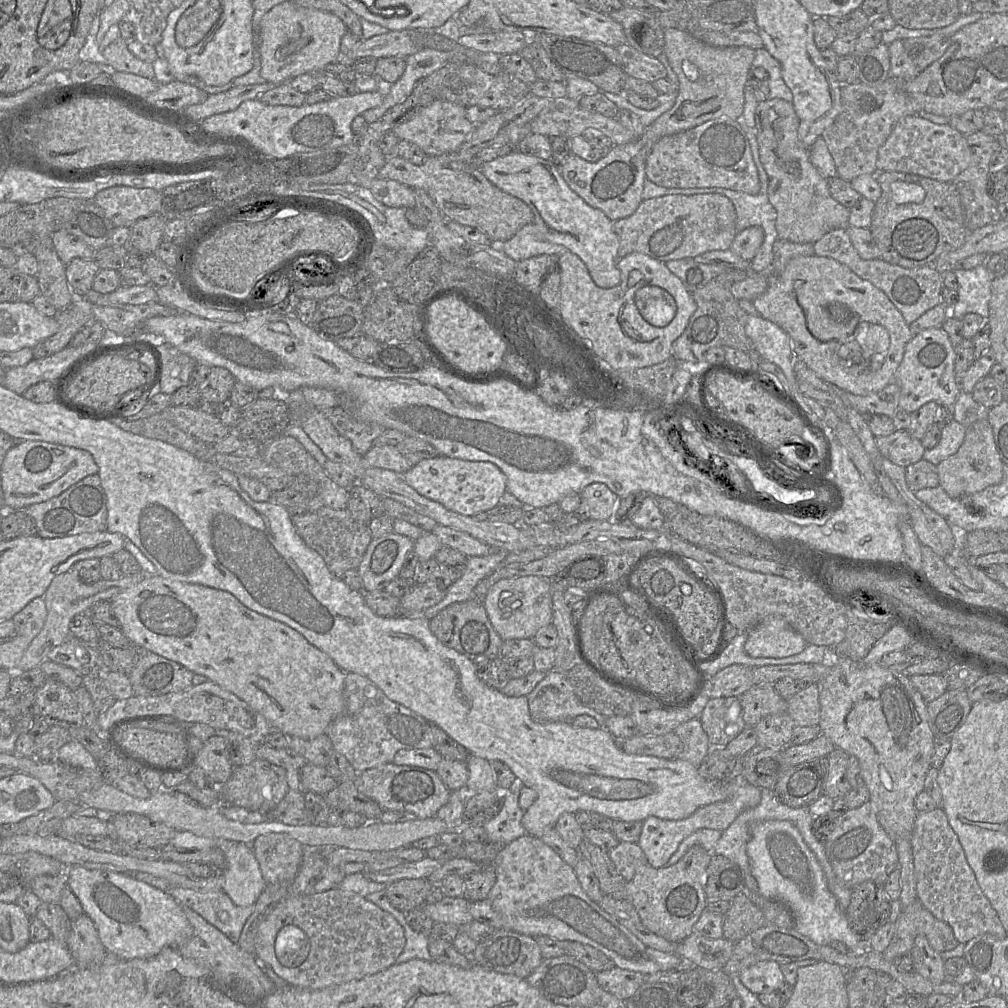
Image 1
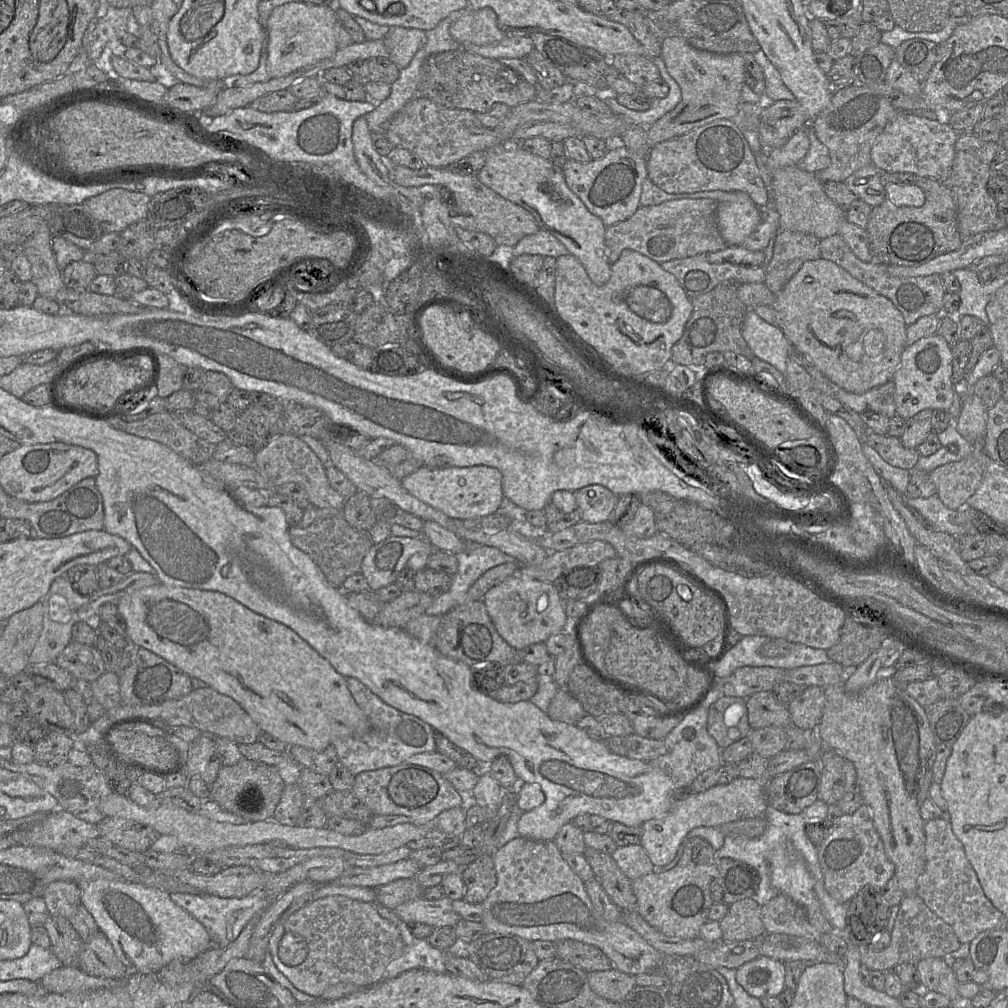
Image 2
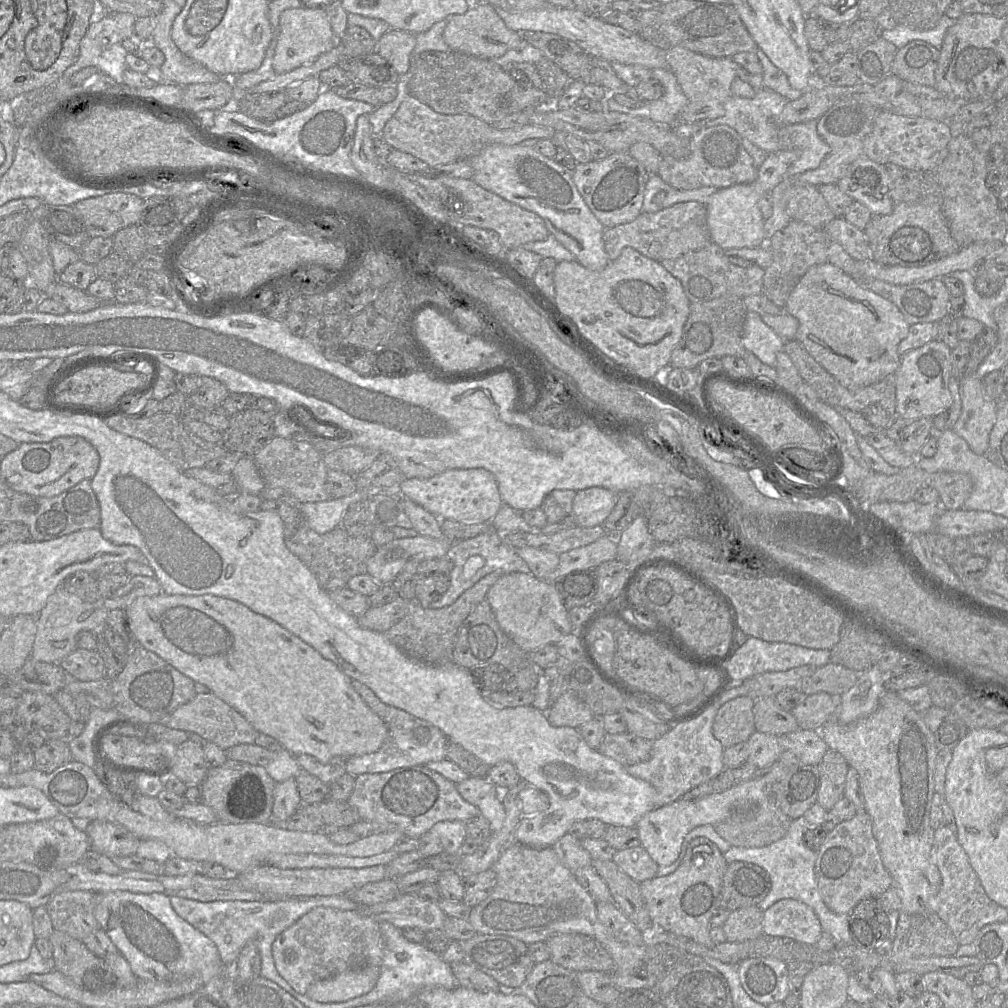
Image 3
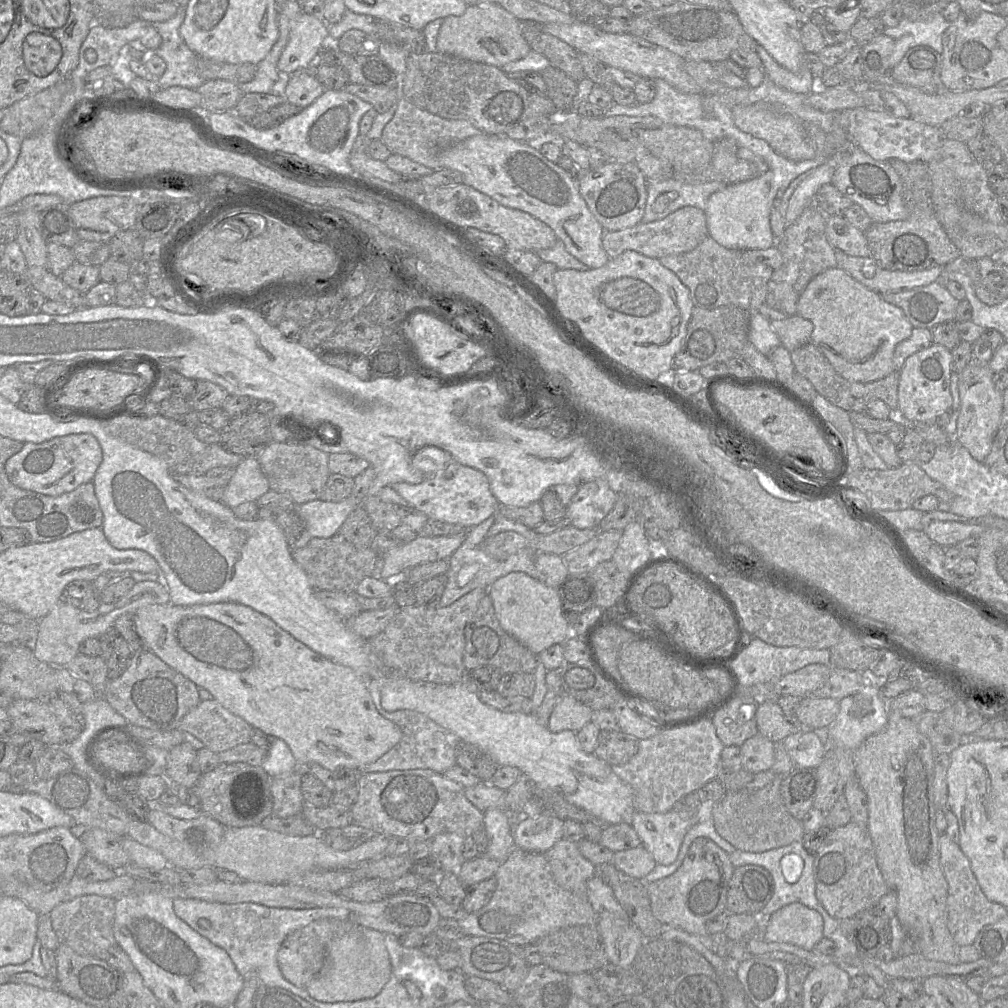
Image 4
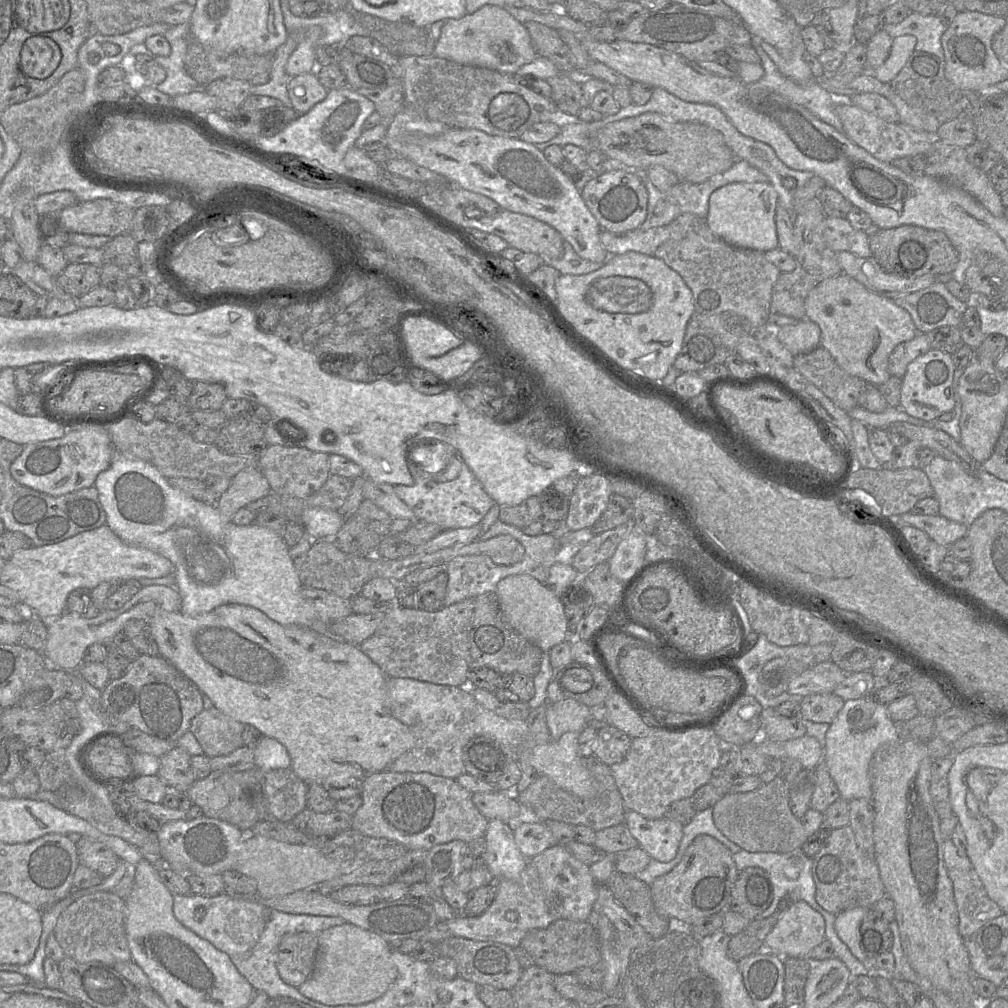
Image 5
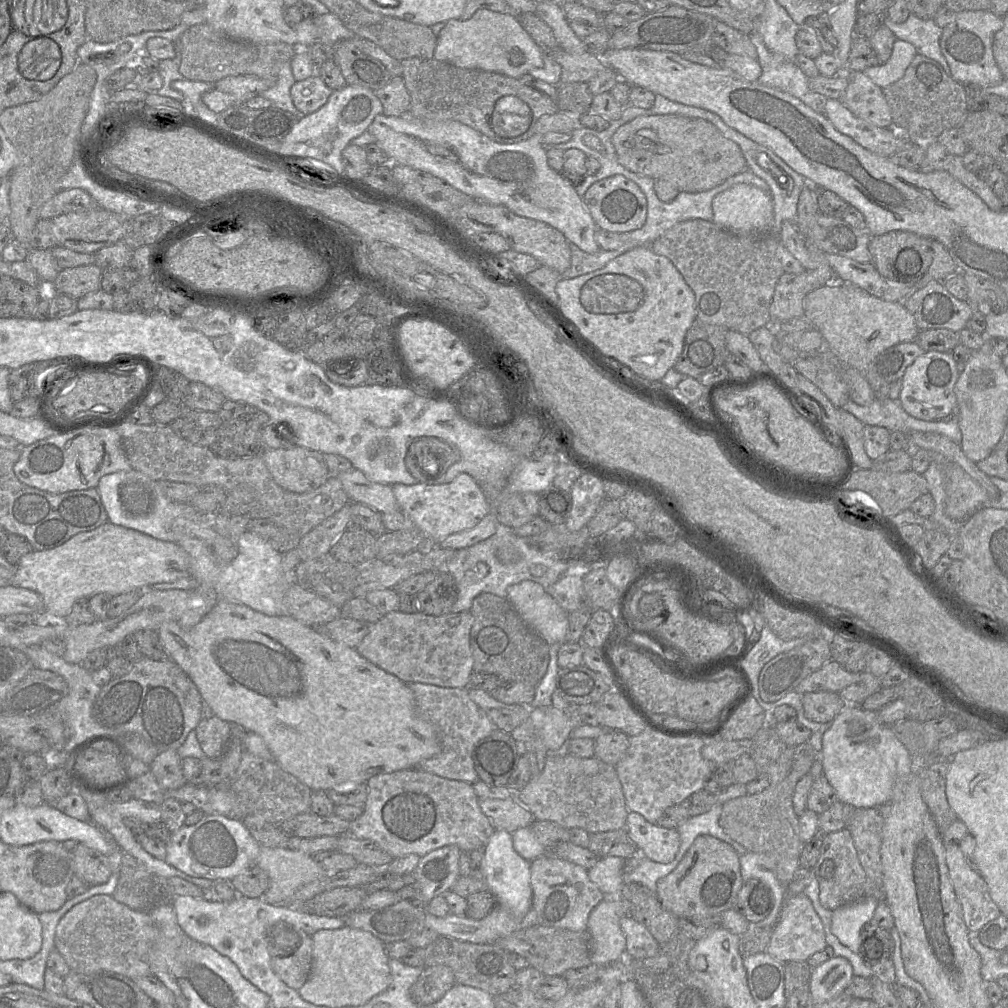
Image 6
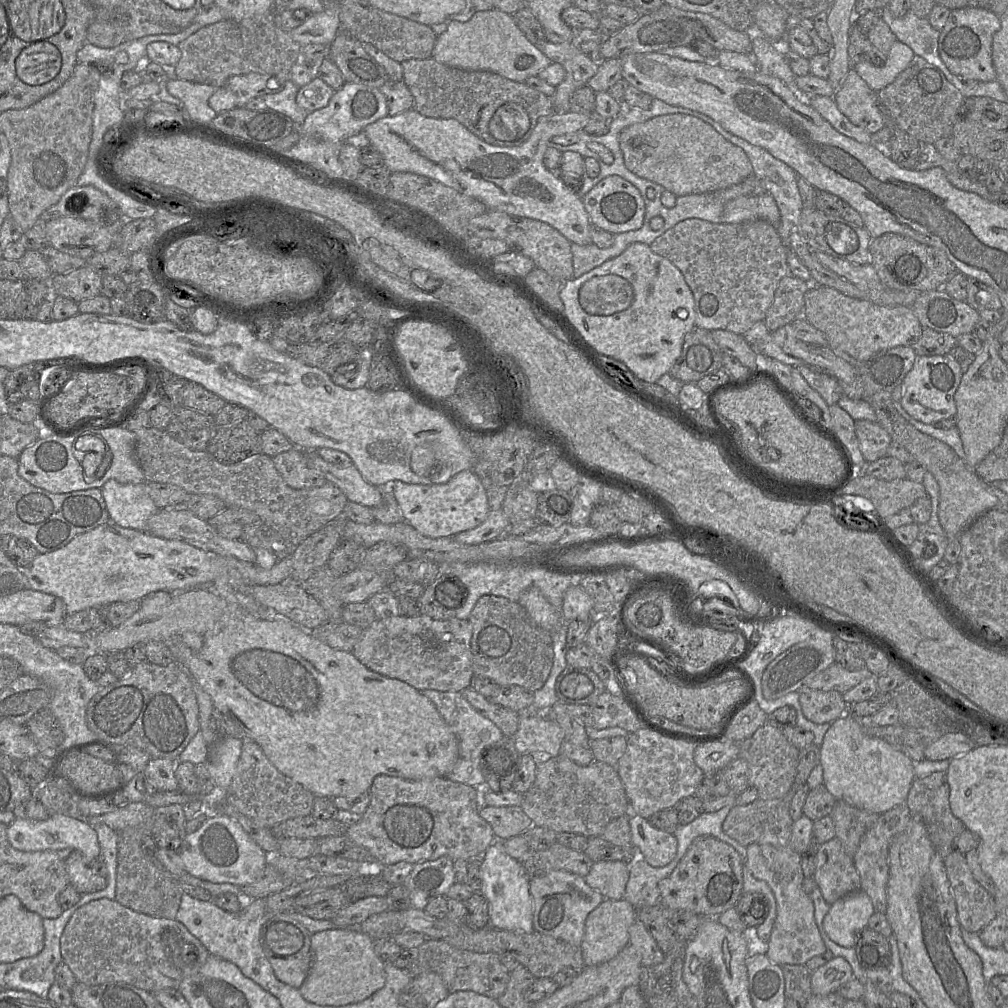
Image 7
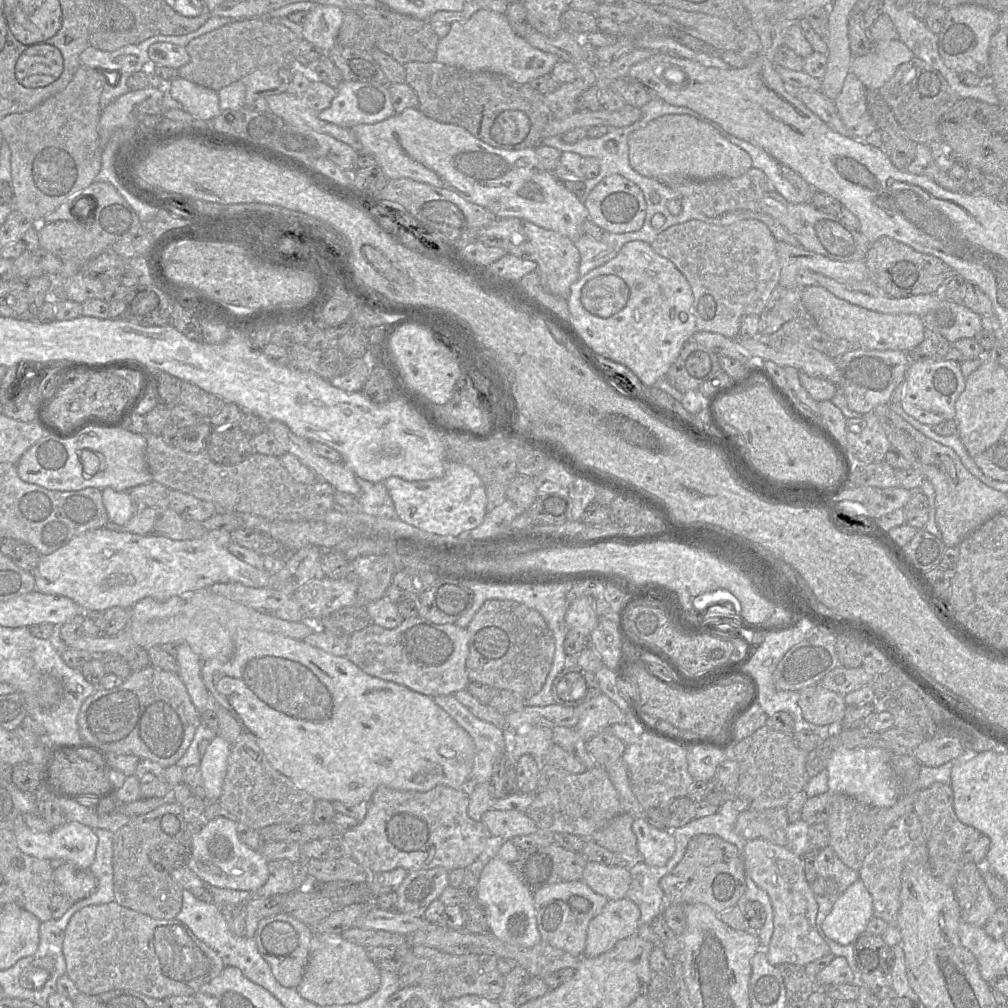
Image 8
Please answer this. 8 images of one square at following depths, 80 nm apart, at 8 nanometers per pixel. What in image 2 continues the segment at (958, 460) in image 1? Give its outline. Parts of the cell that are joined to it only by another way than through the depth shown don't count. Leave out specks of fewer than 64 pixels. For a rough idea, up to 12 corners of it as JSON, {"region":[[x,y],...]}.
{"region":[[983,442],[929,473],[941,502],[958,510],[991,460]]}

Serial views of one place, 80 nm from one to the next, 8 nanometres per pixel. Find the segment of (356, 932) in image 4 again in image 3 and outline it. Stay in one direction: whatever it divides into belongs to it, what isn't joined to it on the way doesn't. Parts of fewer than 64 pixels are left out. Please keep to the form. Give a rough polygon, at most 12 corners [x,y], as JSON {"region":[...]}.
{"region":[[380,967],[348,969],[309,986],[321,1003],[345,1002],[369,993]]}

